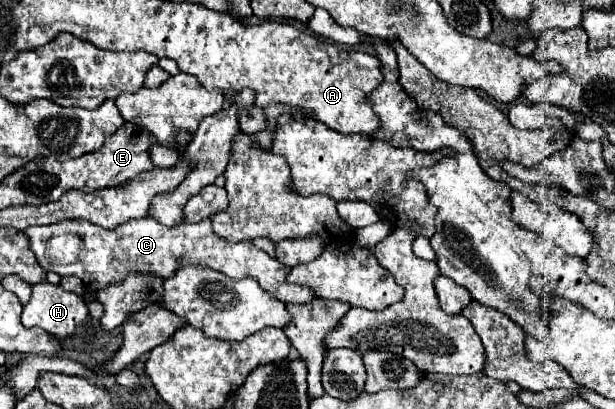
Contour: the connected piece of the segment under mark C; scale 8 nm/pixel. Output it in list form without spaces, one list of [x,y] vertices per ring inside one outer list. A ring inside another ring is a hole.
[[[151,217],[131,219],[115,229],[103,229],[91,225],[89,221],[69,219],[45,227],[31,227],[25,231],[31,241],[31,249],[45,271],[55,271],[59,275],[75,275],[83,281],[87,291],[99,291],[109,285],[125,281],[129,271],[157,275],[163,281],[173,277],[177,269],[185,265],[201,265],[225,273],[231,279],[253,277],[259,285],[283,303],[309,303],[315,295],[307,287],[299,287],[287,281],[289,267],[281,265],[275,257],[259,251],[251,241],[229,243],[217,237],[211,229],[211,221],[201,223],[181,223],[175,227],[165,227]]]

